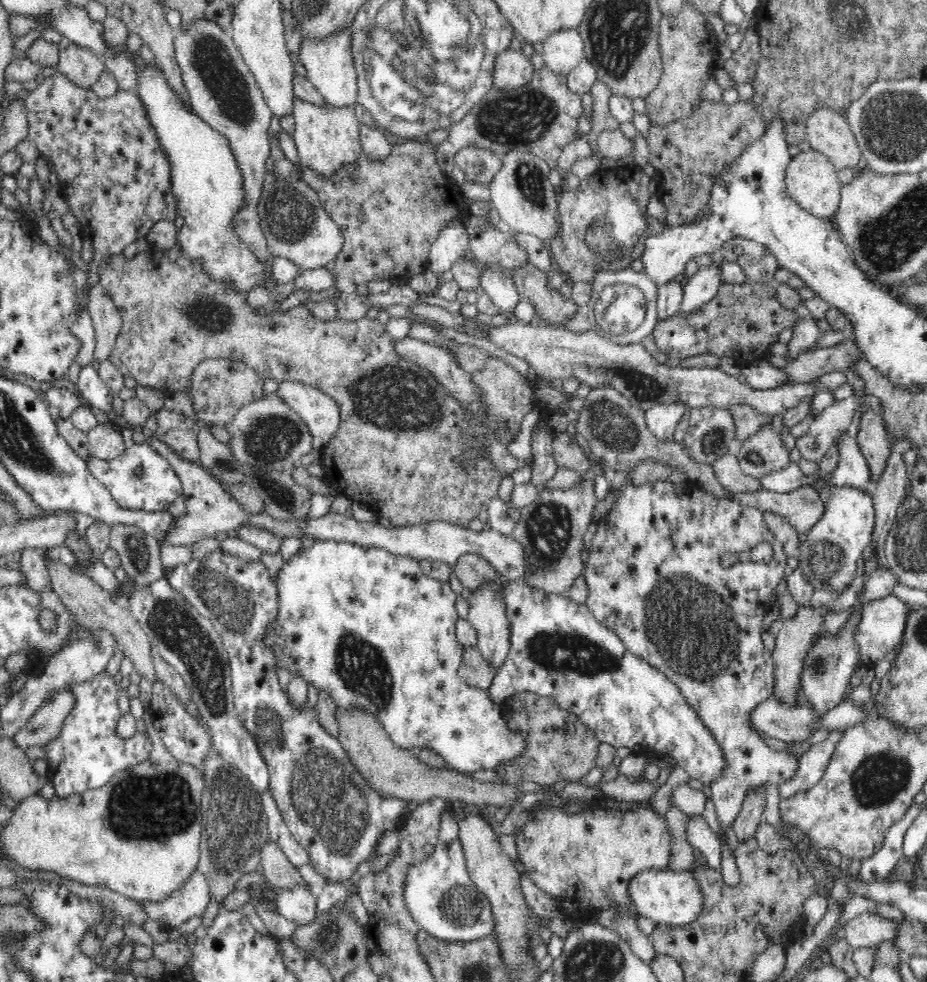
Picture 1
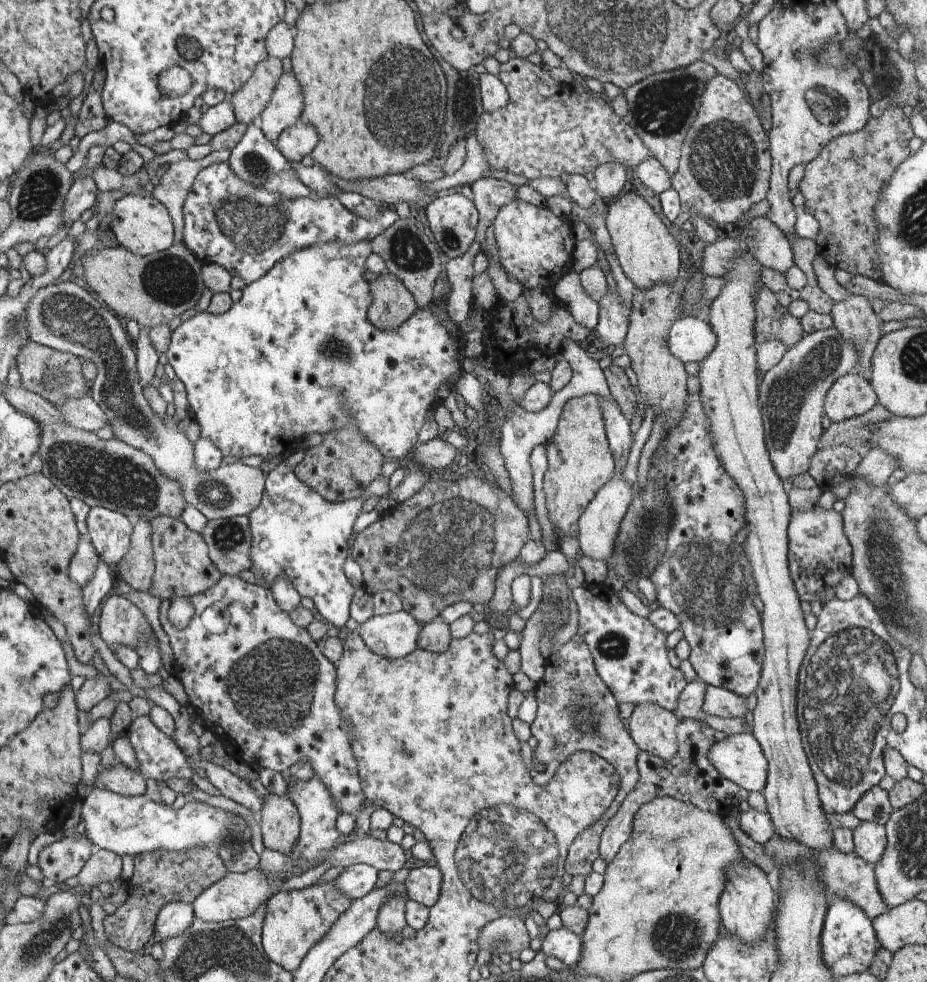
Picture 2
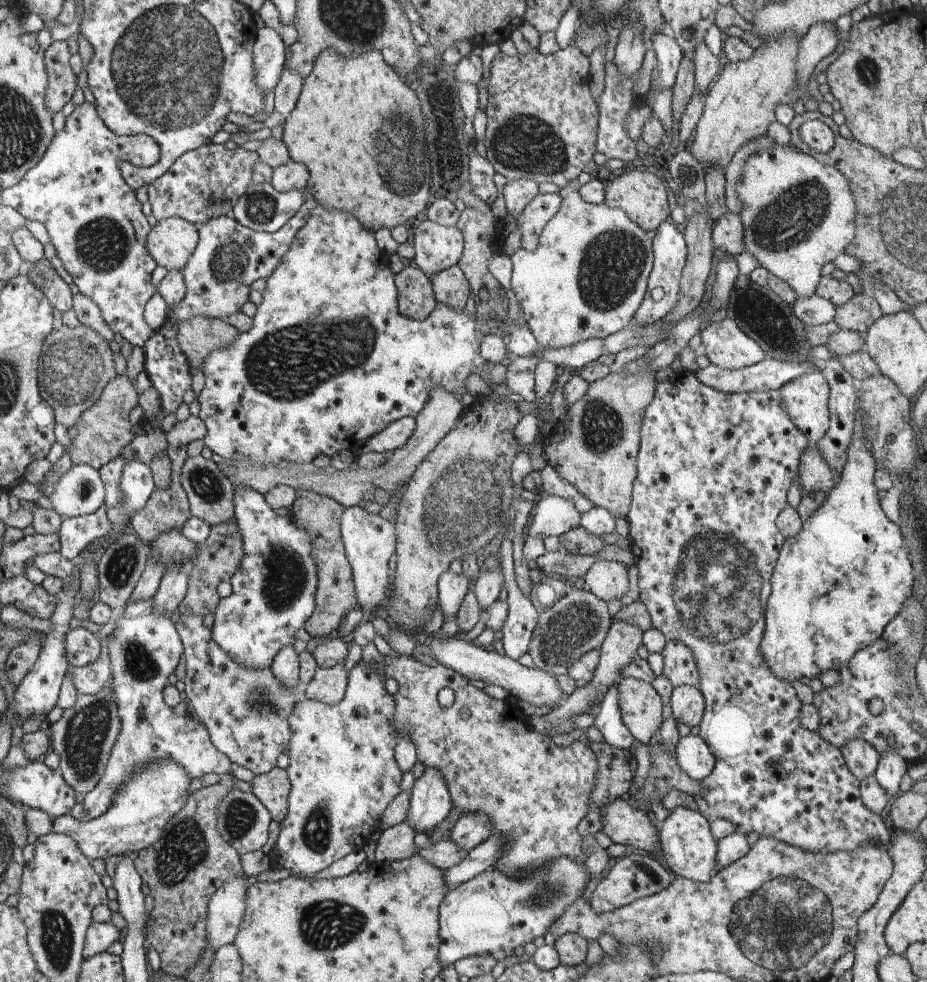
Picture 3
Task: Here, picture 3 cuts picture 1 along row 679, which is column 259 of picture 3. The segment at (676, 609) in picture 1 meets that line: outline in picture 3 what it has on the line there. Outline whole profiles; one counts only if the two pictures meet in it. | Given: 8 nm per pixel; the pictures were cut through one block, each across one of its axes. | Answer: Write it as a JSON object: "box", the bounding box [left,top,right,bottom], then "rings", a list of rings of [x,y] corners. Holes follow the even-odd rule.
{"box":[175,613,298,775],"rings":[[[187,613],[181,614],[175,628],[183,643],[183,655],[186,660],[185,692],[188,700],[198,715],[198,719],[209,730],[210,740],[220,752],[244,768],[250,769],[255,775],[260,775],[277,766],[278,756],[289,748],[293,732],[290,732],[289,720],[298,702],[295,688],[284,684],[272,672],[272,669],[250,669],[237,663],[213,636],[214,627],[203,625],[203,618]]]}

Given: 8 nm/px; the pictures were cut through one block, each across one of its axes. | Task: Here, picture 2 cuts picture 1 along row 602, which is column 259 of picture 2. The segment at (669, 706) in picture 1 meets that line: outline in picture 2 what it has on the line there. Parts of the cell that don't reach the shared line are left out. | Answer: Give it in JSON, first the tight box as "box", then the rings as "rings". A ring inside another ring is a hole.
{"box":[248,460,389,628],"rings":[[[284,460],[266,476],[264,498],[260,506],[248,515],[253,564],[249,570],[256,576],[262,576],[270,589],[278,579],[288,579],[302,596],[314,602],[316,610],[330,625],[345,628],[348,608],[352,608],[350,600],[355,595],[342,570],[346,558],[350,556],[348,538],[352,536],[352,526],[364,501],[369,496],[388,496],[389,480],[379,476],[359,499],[334,503],[311,489]]]}

